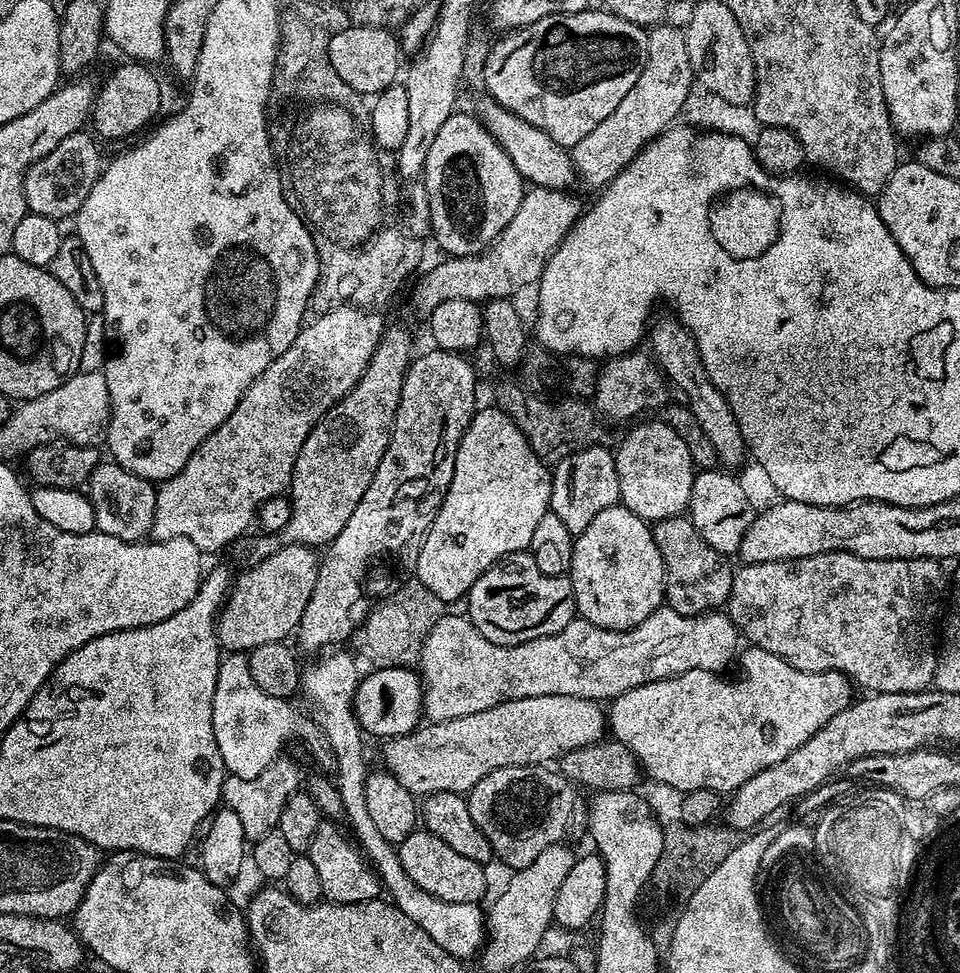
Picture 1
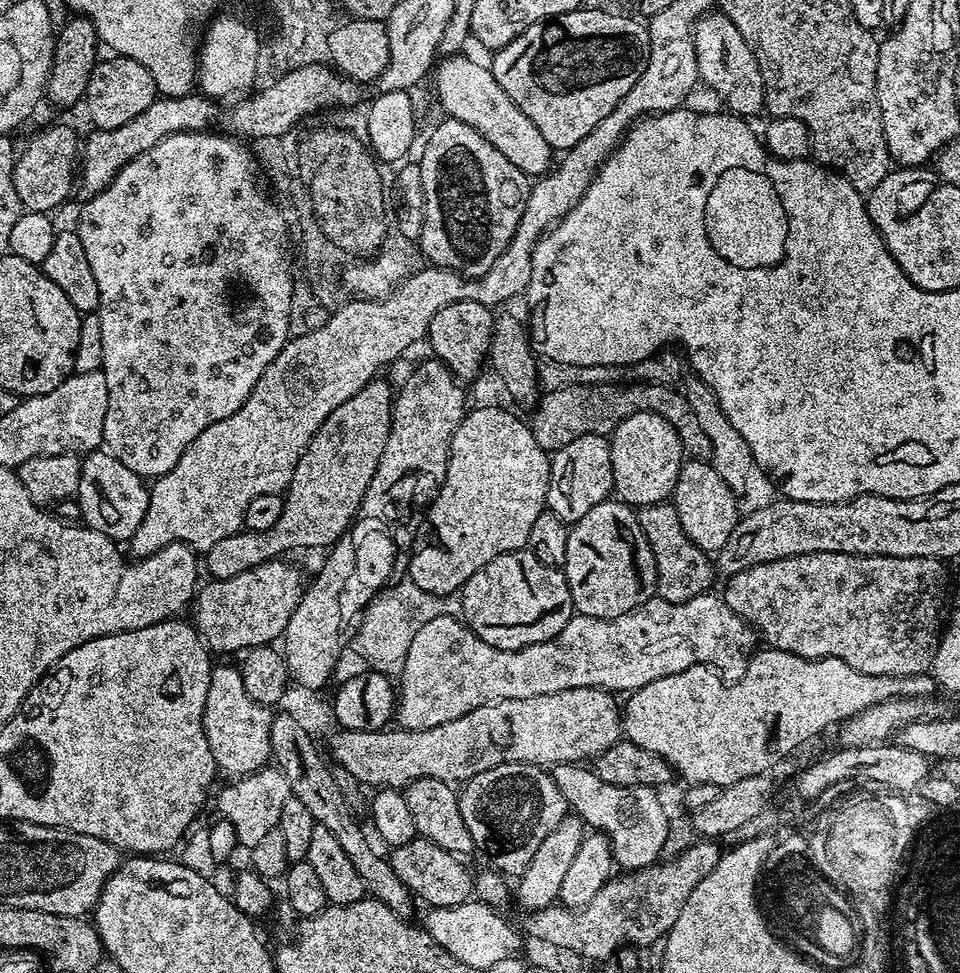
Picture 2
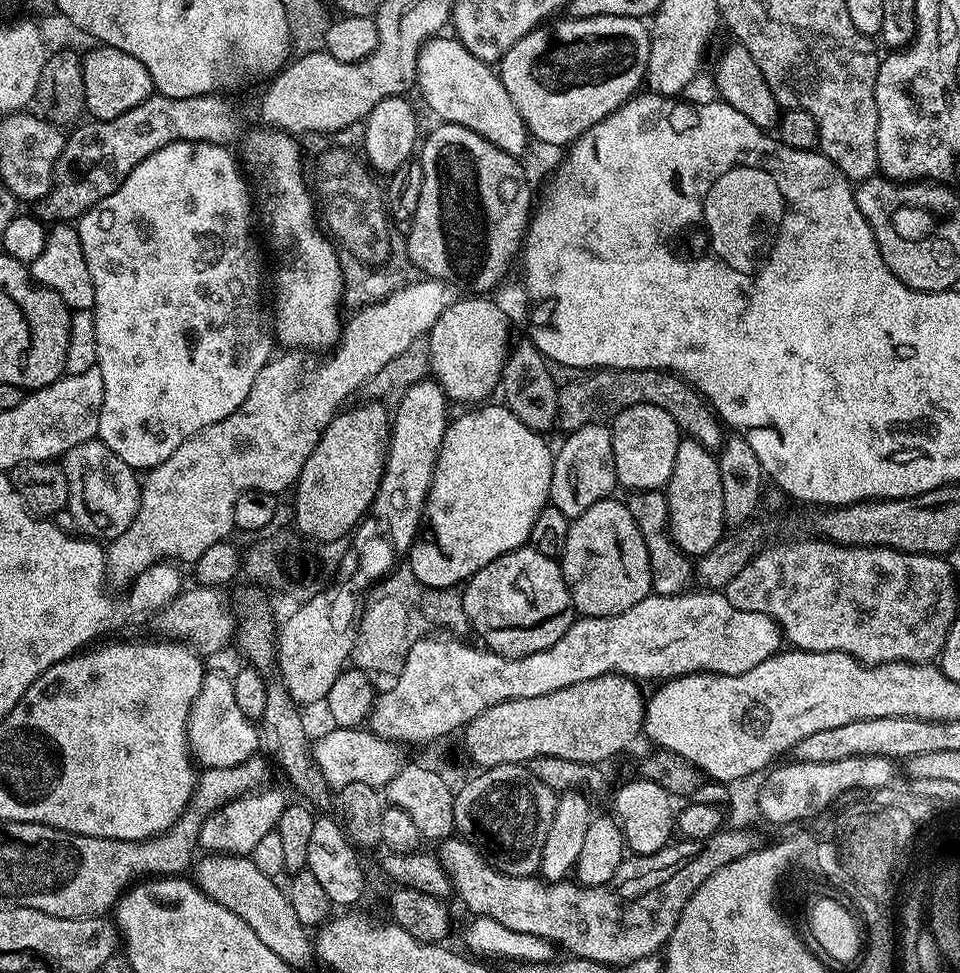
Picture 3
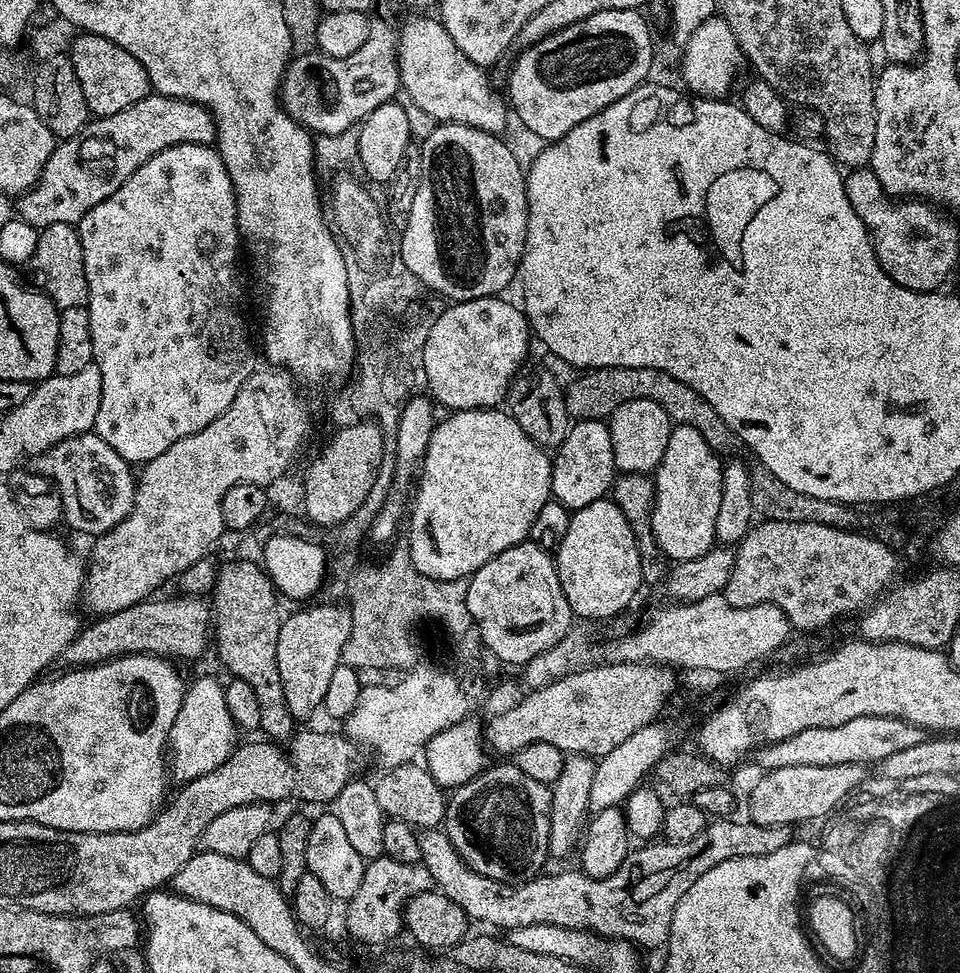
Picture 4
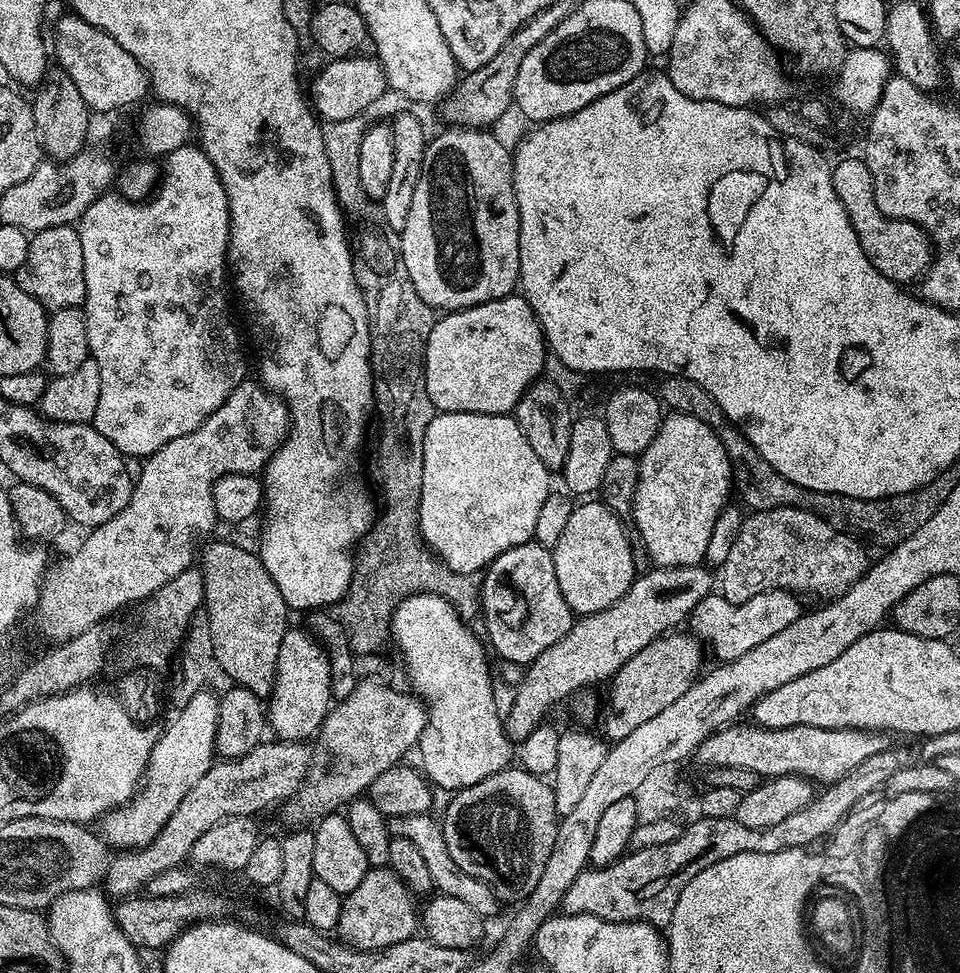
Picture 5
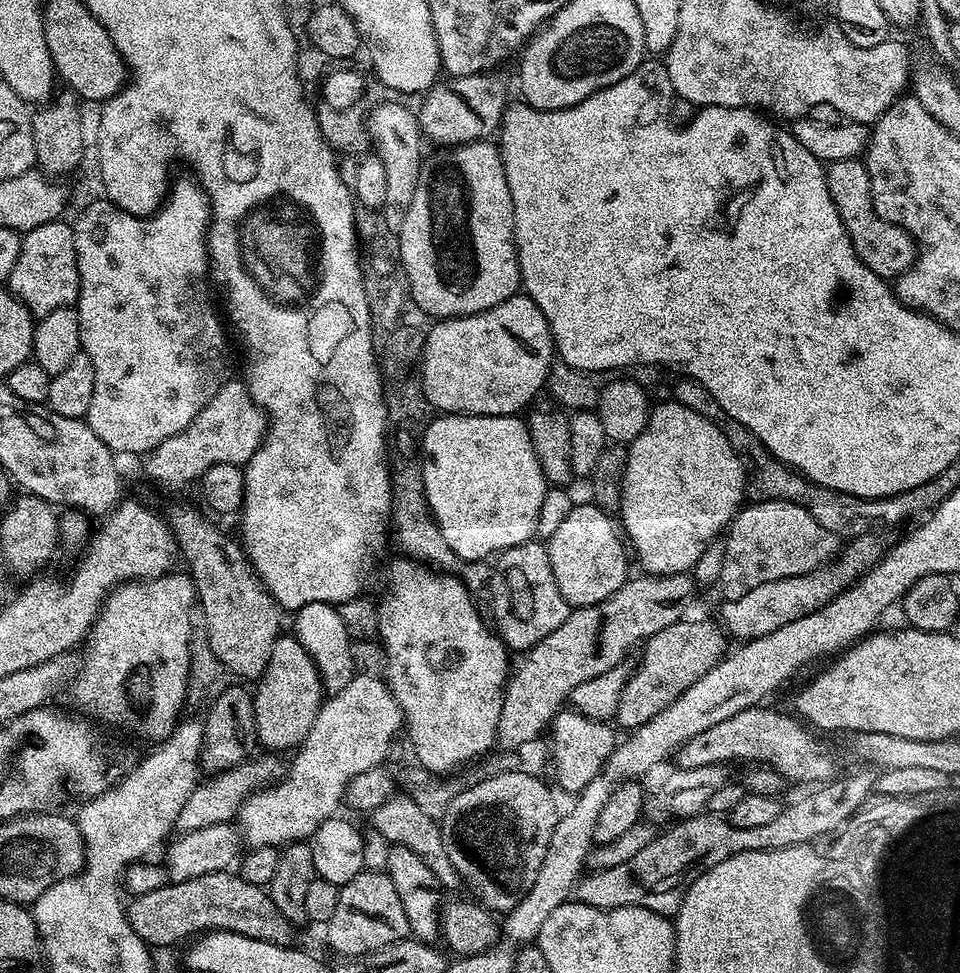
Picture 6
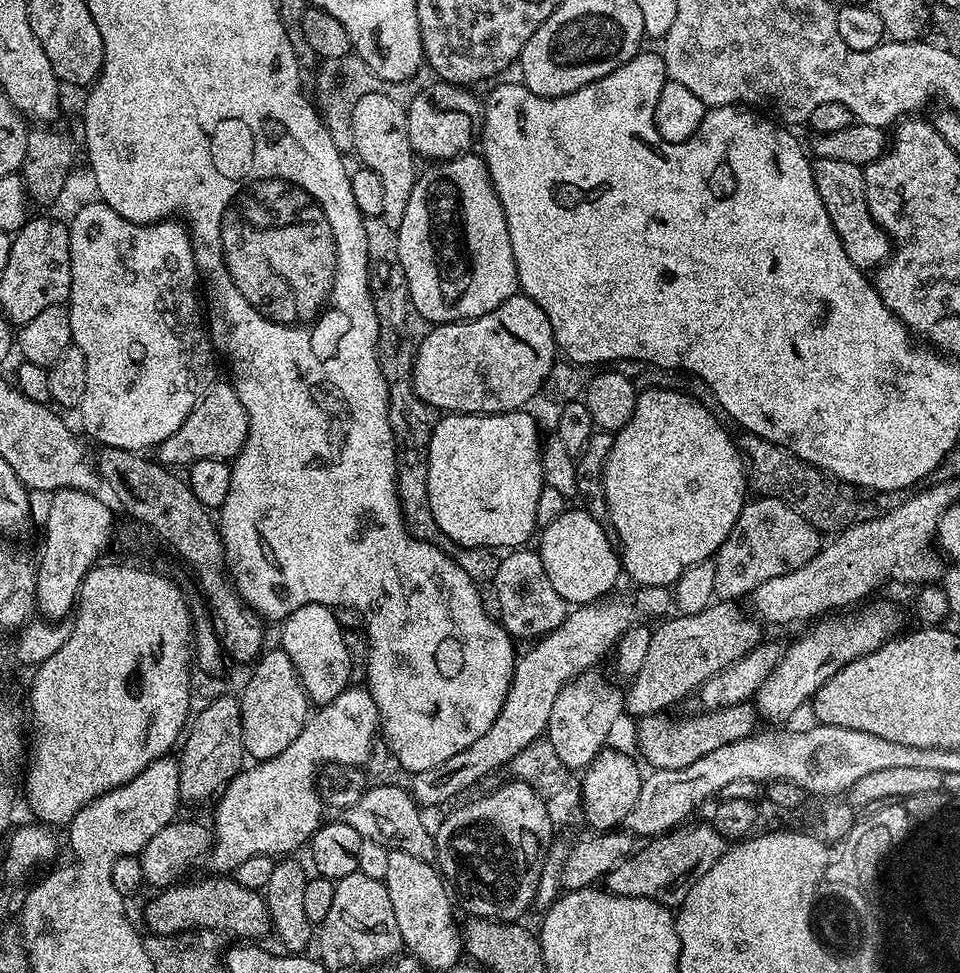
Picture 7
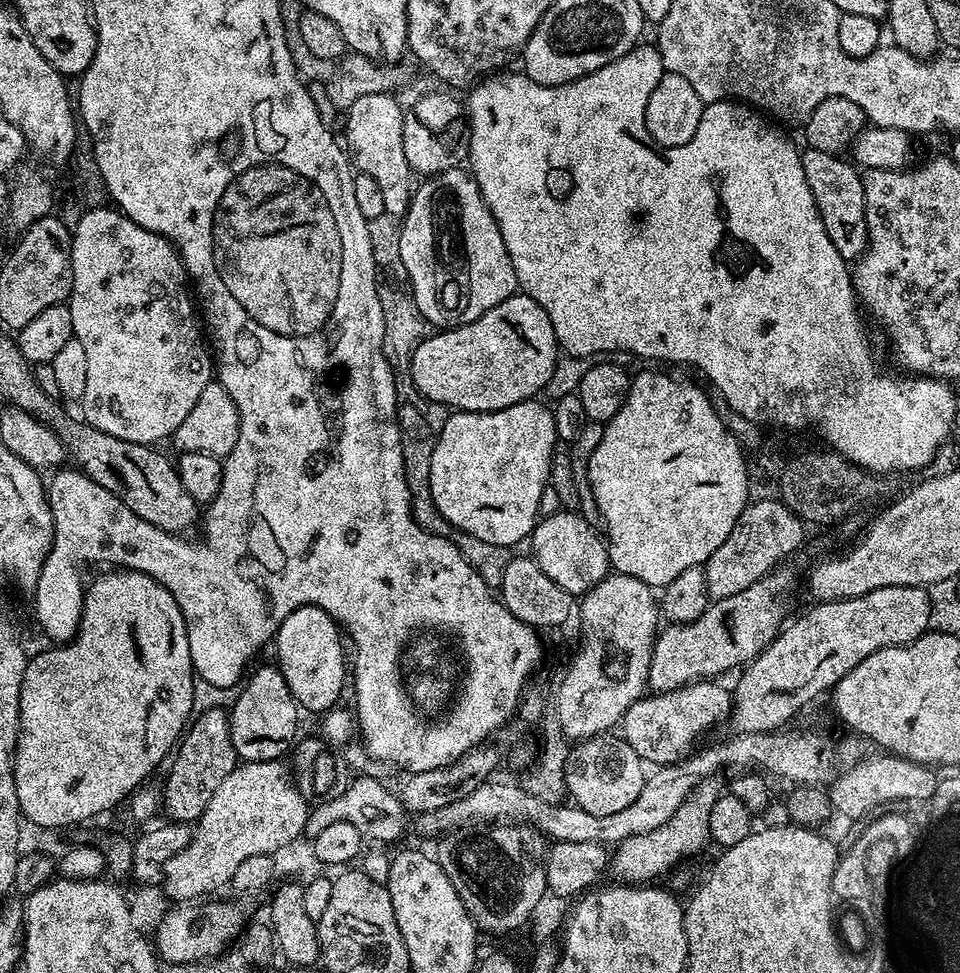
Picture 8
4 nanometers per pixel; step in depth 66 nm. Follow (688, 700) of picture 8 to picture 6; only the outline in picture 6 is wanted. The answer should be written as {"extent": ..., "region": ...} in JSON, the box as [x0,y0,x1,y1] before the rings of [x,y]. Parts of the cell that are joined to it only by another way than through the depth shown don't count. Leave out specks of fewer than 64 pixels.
{"extent":[674,706,838,786],"region":[[[757,706],[755,708],[747,708],[742,710],[742,714],[734,714],[734,718],[726,718],[726,722],[718,722],[718,726],[710,726],[710,730],[702,730],[702,734],[694,734],[694,738],[690,738],[680,748],[677,748],[674,753],[674,762],[676,768],[693,768],[694,766],[710,766],[711,764],[722,764],[725,766],[731,765],[731,760],[752,760],[748,762],[755,762],[760,766],[767,766],[773,768],[775,772],[780,772],[789,781],[792,780],[796,784],[808,784],[804,786],[819,786],[822,784],[828,784],[831,780],[837,779],[838,771],[836,772],[836,752],[827,744],[824,739],[821,738],[811,727],[805,726],[795,715],[789,714],[787,716],[784,712],[775,712],[774,709],[768,708],[769,706]]]}

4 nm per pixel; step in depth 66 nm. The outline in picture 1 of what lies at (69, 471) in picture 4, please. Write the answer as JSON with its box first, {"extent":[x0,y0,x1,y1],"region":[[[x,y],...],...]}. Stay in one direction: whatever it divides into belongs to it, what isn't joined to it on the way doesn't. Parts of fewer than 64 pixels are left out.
{"extent":[86,462,156,542],"region":[[[101,462],[88,476],[86,495],[94,506],[95,531],[133,542],[143,541],[151,533],[156,509],[153,481],[143,480],[115,462]]]}

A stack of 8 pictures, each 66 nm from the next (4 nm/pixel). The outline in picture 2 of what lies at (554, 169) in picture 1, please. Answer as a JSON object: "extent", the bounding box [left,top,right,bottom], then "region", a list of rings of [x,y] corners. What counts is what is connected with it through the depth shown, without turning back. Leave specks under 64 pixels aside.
{"extent":[434,54,554,178],"region":[[[448,54],[435,65],[434,77],[436,76],[436,96],[440,99],[440,104],[445,108],[447,115],[453,120],[466,122],[486,142],[494,146],[494,150],[502,150],[518,170],[522,170],[529,178],[539,178],[549,171],[554,164],[554,150],[542,138],[538,126],[514,106],[514,98],[498,86],[494,78],[491,67],[479,64],[476,60],[471,60],[465,54]]]}

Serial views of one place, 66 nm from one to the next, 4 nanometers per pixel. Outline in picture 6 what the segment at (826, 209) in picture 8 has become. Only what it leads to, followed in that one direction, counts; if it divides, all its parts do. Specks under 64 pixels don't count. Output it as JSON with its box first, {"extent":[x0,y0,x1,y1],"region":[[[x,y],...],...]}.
{"extent":[827,159,916,278],"region":[[[863,159],[843,160],[827,165],[828,189],[834,206],[838,206],[838,218],[846,226],[846,234],[862,262],[885,278],[901,276],[916,262],[916,241],[906,230],[894,222],[886,222],[872,209],[872,191],[868,177],[868,165]]]}

